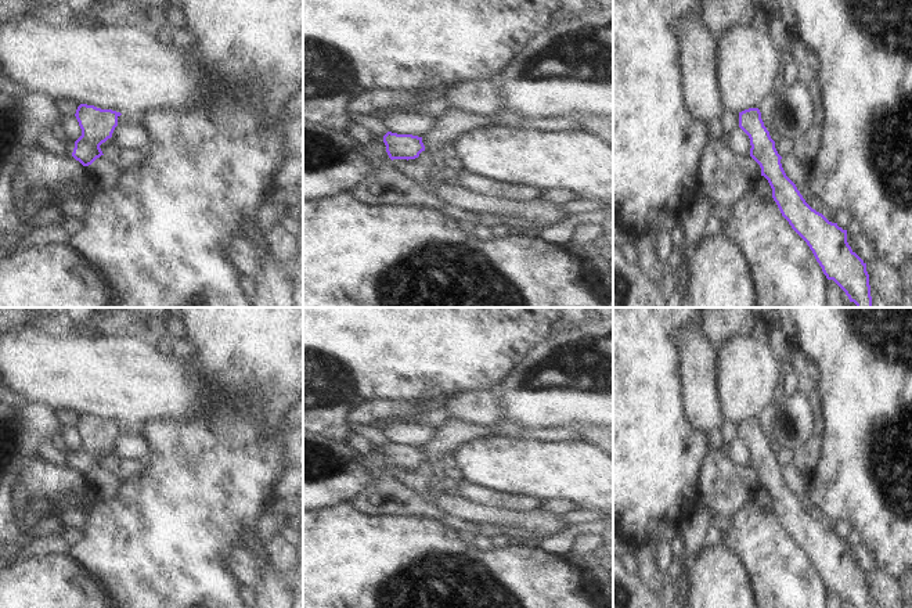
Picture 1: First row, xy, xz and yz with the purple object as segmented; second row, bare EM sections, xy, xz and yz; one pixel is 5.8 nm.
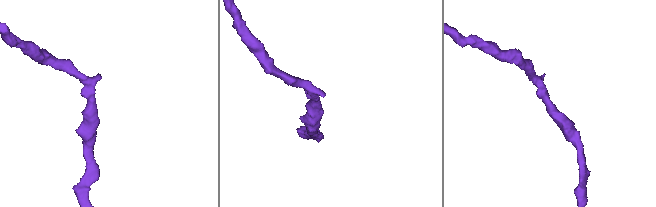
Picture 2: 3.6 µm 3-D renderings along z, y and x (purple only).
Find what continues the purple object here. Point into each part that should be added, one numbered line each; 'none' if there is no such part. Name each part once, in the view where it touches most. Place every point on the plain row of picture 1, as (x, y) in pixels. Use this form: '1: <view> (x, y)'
none

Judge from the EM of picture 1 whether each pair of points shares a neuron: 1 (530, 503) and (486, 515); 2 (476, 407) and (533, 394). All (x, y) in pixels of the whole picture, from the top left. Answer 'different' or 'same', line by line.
1: different
2: different

